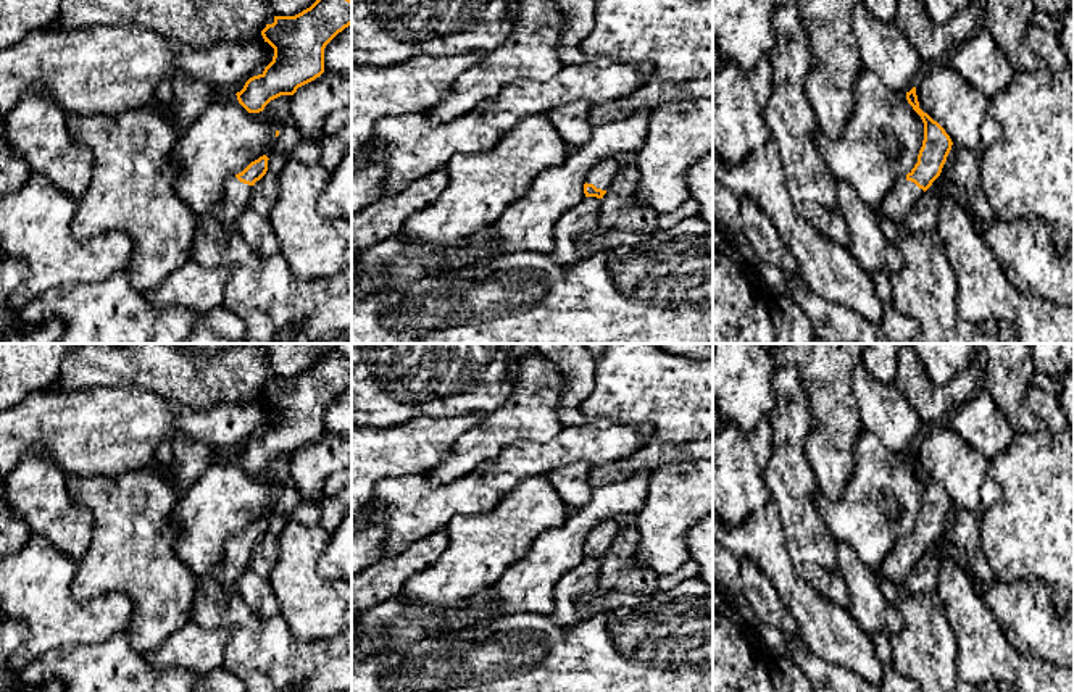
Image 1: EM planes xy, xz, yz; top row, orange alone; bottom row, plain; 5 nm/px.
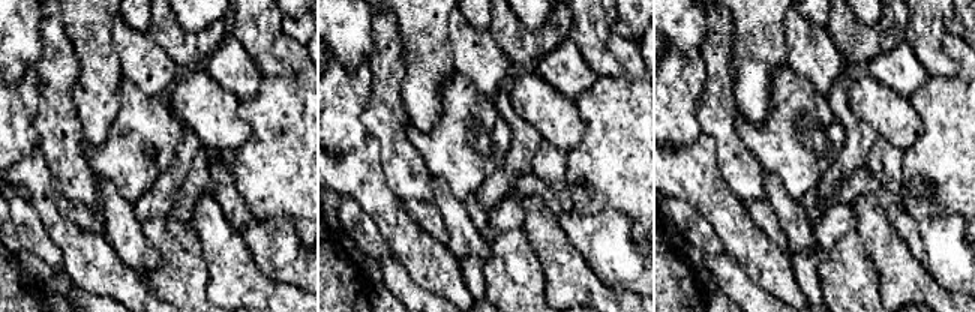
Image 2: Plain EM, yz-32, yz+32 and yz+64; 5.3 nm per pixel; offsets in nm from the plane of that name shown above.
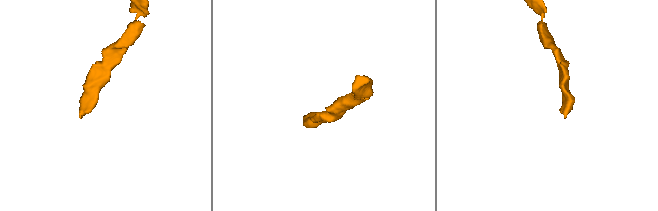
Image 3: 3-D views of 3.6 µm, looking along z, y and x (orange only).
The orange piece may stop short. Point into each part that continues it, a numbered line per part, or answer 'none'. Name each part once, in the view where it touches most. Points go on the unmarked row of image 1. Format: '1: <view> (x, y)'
1: yz (903, 557)

